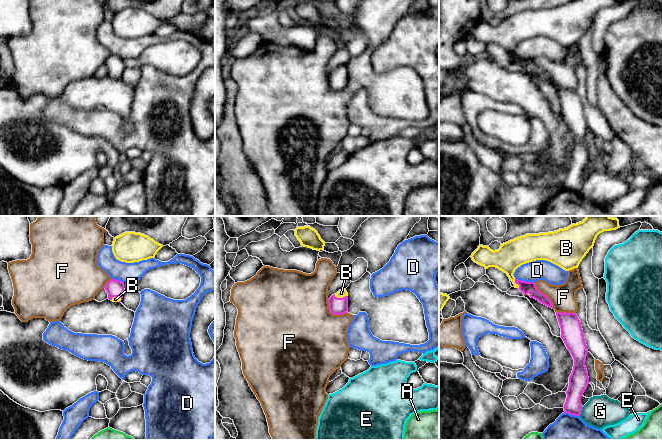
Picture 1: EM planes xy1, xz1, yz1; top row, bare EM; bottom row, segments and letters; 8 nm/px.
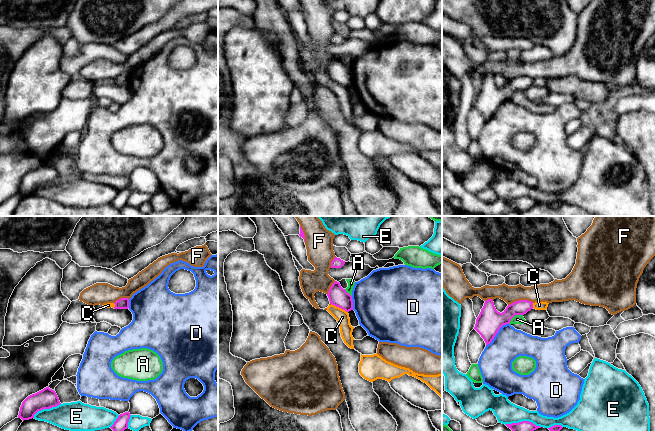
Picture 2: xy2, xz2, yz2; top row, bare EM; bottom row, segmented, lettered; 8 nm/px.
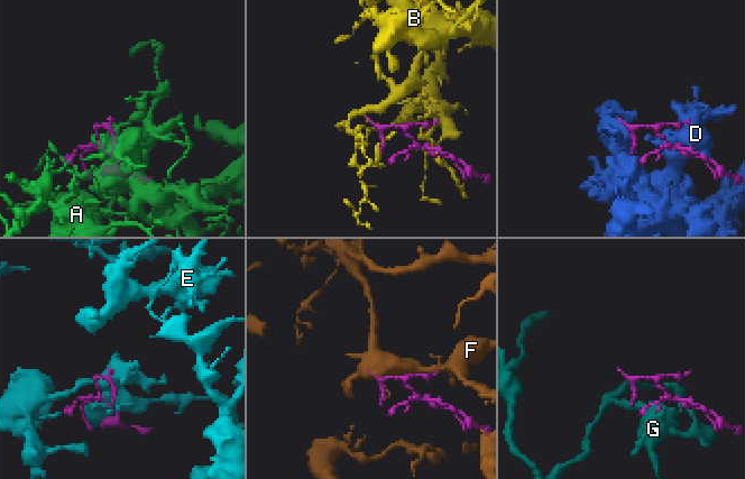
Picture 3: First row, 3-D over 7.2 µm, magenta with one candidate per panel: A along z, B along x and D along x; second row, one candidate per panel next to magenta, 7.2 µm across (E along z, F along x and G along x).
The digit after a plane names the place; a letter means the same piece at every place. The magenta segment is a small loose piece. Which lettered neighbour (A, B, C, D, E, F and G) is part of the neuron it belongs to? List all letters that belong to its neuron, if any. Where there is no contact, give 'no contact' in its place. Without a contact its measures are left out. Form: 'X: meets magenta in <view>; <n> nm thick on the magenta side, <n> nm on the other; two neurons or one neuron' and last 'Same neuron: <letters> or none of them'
A: meets magenta in yz2; 200 nm thick on the magenta side, 80 nm on the other; two neurons
B: meets magenta in xz1; 140 nm thick on the magenta side, 70 nm on the other; one neuron
C: meets magenta in xz2; 150 nm thick on the magenta side, 110 nm on the other; two neurons
D: meets magenta in yz2; 200 nm thick on the magenta side, 280 nm on the other; two neurons
E: meets magenta in yz2; 110 nm thick on the magenta side, 180 nm on the other; two neurons
F: meets magenta in xz1; 140 nm thick on the magenta side, 480 nm on the other; two neurons
G: meets magenta in yz1; 160 nm thick on the magenta side, 260 nm on the other; two neurons
Same neuron: B

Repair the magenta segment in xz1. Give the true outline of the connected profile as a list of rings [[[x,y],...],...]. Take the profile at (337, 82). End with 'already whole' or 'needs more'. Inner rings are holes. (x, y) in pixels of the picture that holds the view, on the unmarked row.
[[[346,65],[339,66],[329,76],[329,86],[334,91],[342,91],[348,87],[348,69]]]; needs more

